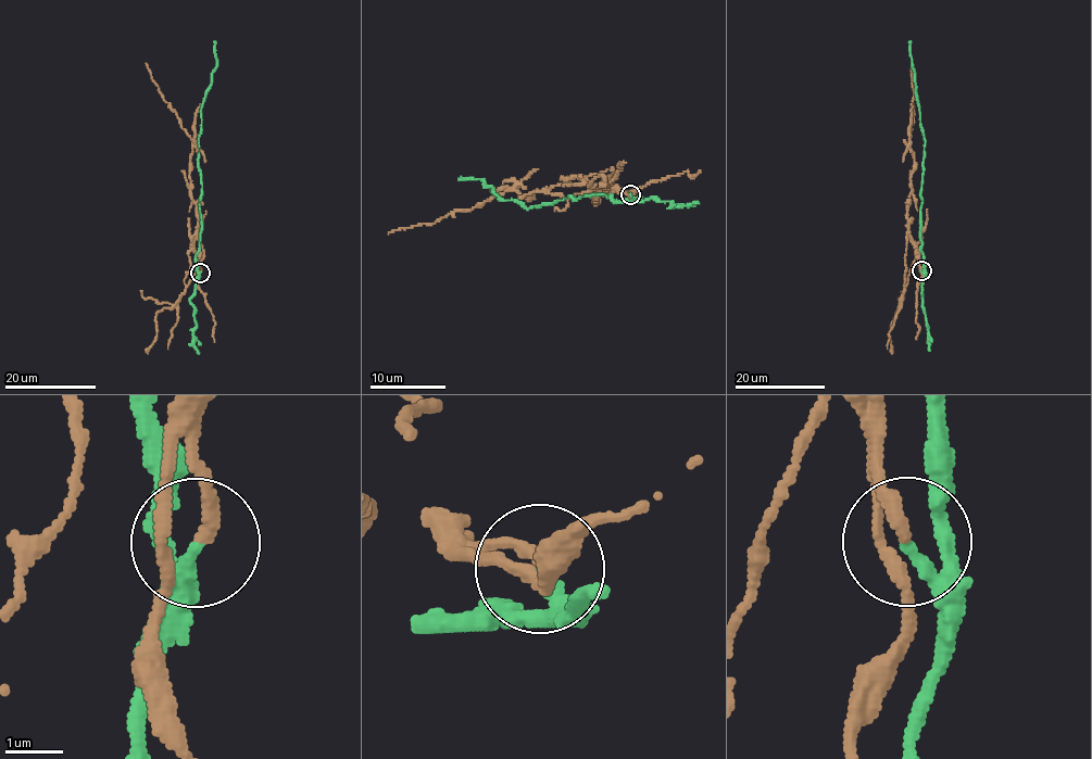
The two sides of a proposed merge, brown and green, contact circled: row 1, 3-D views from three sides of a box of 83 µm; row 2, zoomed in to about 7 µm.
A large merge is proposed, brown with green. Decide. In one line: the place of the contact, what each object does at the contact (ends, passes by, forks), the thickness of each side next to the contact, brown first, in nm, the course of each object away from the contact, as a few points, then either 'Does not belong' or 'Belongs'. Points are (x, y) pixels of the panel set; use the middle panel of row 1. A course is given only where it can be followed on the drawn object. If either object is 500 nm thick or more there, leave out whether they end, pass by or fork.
Place: (630, 194). At the ring brown ends. At the ring green passes by. Thickness 240 nm (brown) against 160 nm. Course of brown: (629, 194), (566, 177), (530, 197), (506, 191), (469, 209), (450, 211), (432, 223), (388, 233). Course of green: (629, 194), (629, 200), (570, 198), (524, 209), (514, 200), (498, 199), (482, 179), (459, 178). Does not belong

